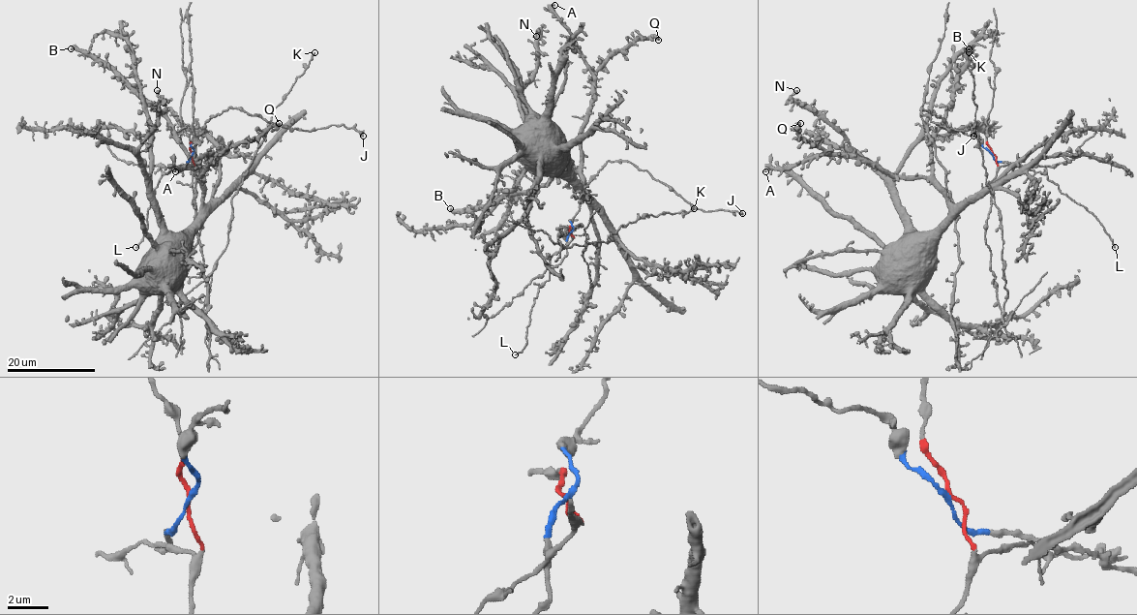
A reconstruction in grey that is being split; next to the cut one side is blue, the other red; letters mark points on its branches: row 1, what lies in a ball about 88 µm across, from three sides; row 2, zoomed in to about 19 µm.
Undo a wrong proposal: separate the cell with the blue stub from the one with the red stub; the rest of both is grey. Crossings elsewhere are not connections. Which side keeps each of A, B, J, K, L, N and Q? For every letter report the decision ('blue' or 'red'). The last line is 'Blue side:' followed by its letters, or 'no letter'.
A: red
B: red
J: blue
K: red
L: blue
N: red
Q: red
Blue side: J, L

